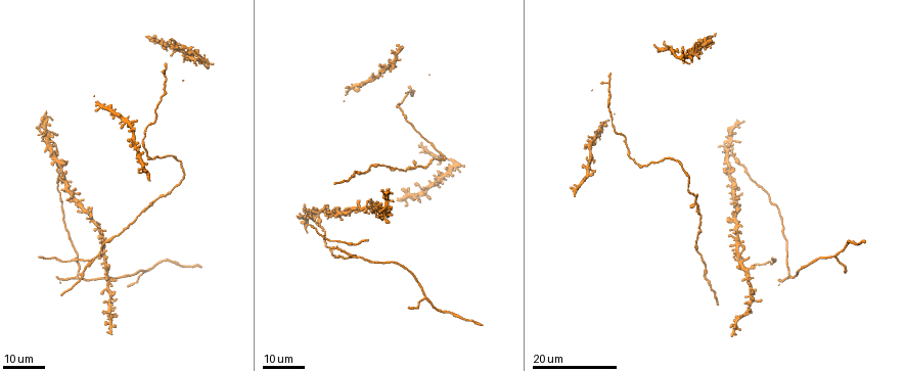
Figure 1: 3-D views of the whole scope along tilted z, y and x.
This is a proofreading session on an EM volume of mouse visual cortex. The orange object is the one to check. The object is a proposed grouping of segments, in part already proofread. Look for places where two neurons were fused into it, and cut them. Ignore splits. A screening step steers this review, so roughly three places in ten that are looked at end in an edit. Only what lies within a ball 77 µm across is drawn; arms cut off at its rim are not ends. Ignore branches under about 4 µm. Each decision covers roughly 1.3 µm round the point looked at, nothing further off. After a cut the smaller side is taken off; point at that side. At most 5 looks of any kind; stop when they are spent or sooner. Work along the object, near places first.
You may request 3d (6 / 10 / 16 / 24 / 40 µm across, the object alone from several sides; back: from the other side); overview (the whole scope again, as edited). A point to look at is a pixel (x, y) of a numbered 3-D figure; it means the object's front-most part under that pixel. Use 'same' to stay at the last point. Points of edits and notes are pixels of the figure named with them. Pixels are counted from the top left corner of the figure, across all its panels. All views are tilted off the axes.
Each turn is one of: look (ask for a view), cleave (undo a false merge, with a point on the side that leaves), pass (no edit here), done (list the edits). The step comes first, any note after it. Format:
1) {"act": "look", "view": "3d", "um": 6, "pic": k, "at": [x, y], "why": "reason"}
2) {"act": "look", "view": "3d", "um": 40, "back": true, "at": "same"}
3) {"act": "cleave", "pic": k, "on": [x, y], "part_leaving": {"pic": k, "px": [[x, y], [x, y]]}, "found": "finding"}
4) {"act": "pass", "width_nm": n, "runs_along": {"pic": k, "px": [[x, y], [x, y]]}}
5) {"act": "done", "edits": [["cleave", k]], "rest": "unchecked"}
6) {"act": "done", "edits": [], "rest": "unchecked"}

{"act": "look", "view": "3d", "um": 16, "pic": 1, "at": [683, 56], "why": "two arms at a narrow angle"}

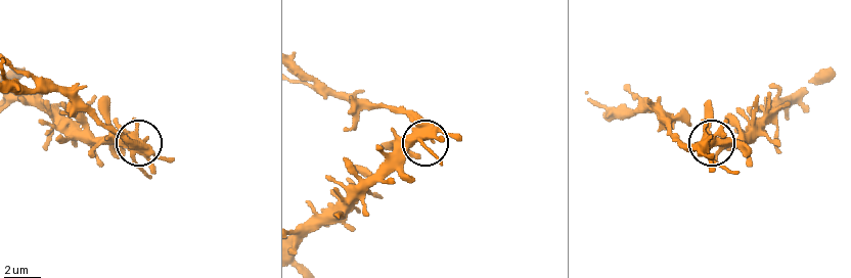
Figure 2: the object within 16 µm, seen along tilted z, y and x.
{"act": "look", "view": "3d", "um": 10, "pic": 2, "at": [132, 136]}

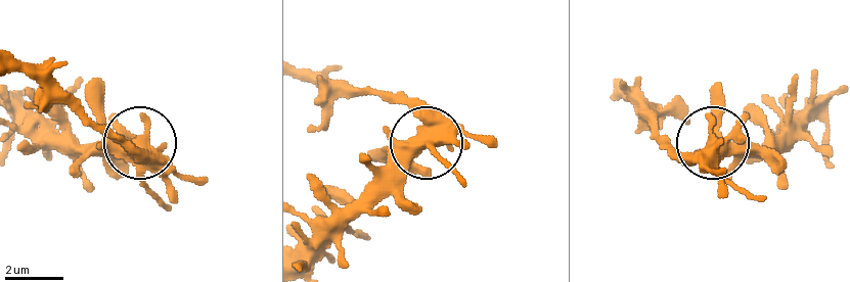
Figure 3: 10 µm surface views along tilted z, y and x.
{"act": "cleave", "pic": 3, "on": [405, 102], "part_leaving": {"pic": 3, "px": [[439, 124], [381, 96], [334, 91], [304, 72]]}, "found": "a second neuron is stuck on"}

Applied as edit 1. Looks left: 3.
{"act": "look", "view": "overview", "why": "redraw"}

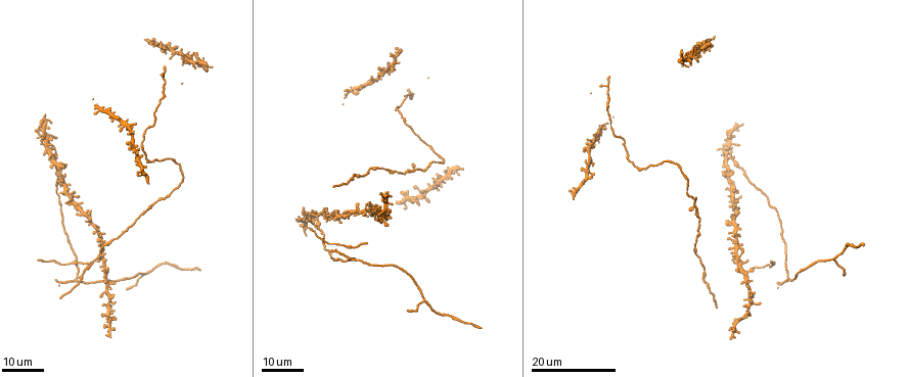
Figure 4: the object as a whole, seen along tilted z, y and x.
{"act": "look", "view": "3d", "um": 24, "pic": 4, "at": [834, 260], "why": "three arms meet"}

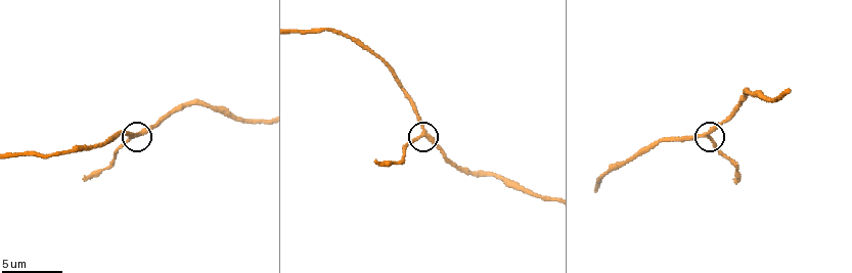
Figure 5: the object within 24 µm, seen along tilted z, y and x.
{"act": "look", "view": "3d", "um": 6, "pic": 5, "at": [707, 137]}

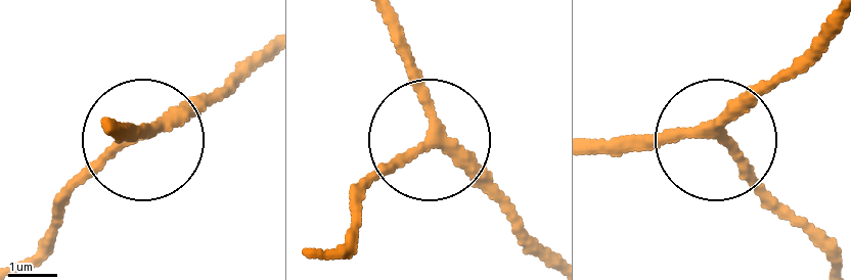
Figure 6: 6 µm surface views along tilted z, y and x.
{"act": "pass", "arms": 3, "runs_along": {"pic": 6, "px": [[386, 17], [430, 129], [353, 201]]}, "found": "one neuron here"}

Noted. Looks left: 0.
{"act": "done", "edits": [["cleave", 3]], "rest": "unchecked"}

